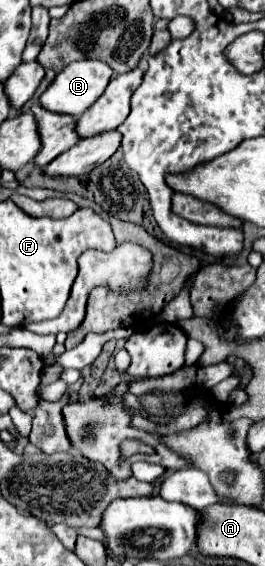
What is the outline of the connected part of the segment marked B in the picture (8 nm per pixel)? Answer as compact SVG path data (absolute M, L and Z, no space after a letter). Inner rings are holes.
M84 59L84 61L70 63L62 73L56 75L56 79L50 83L50 87L42 93L40 103L42 103L42 107L46 107L54 113L66 113L66 115L72 115L78 119L104 93L112 73L114 71L104 61L96 61L96 59Z

